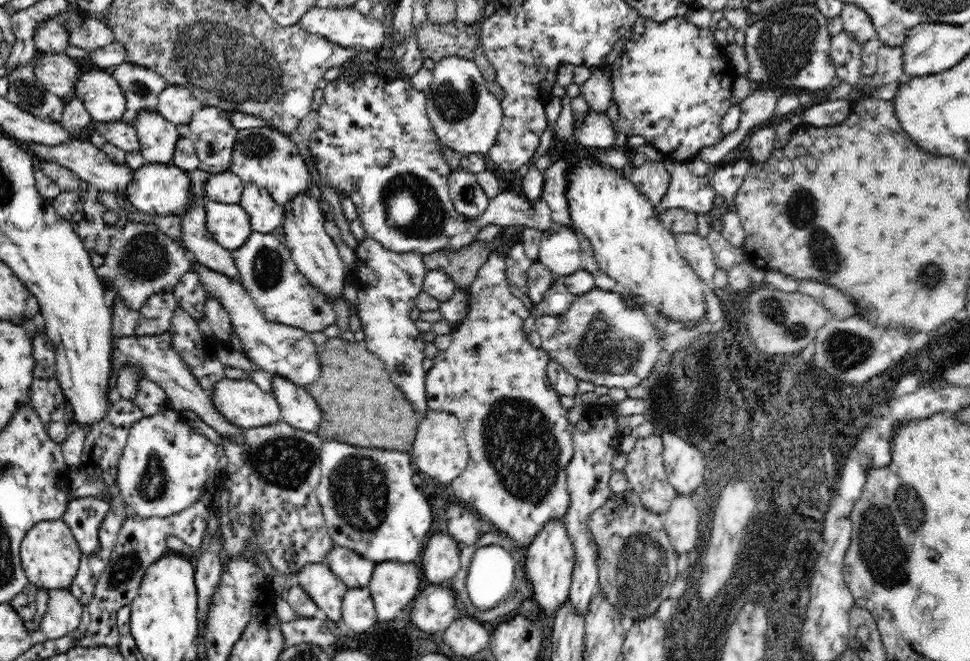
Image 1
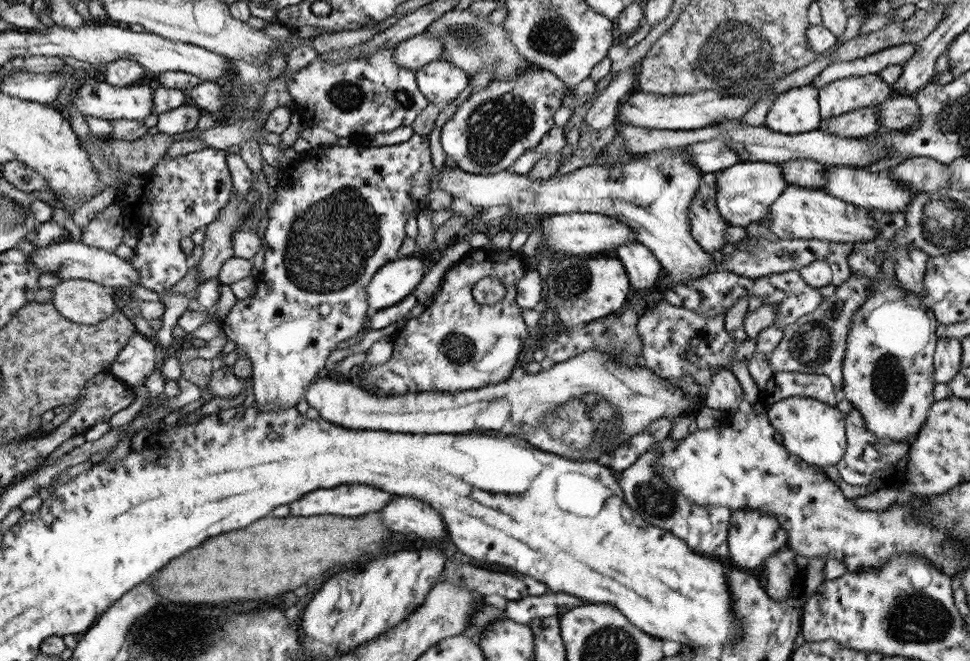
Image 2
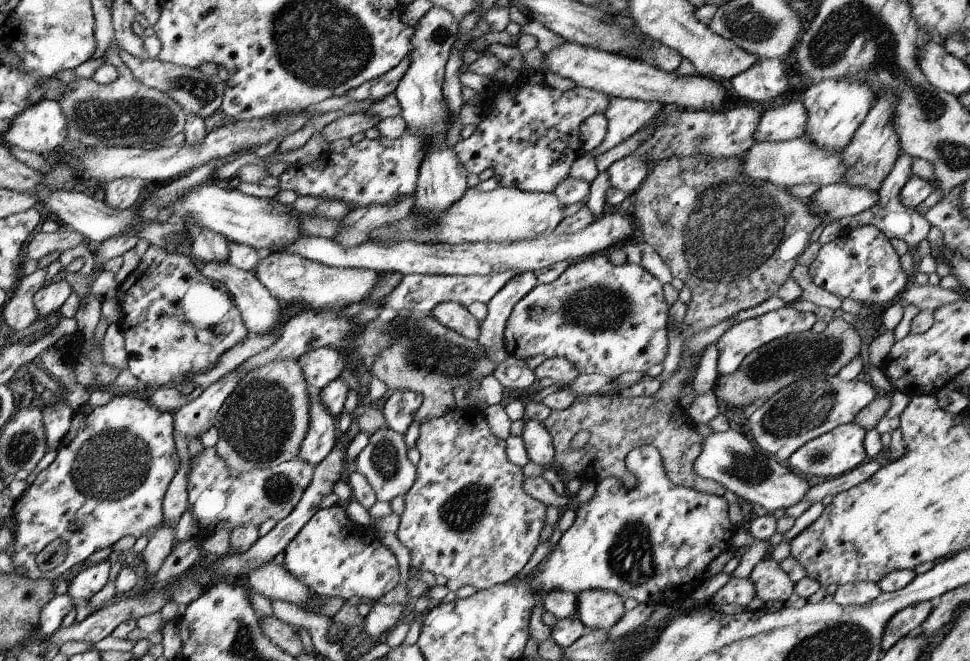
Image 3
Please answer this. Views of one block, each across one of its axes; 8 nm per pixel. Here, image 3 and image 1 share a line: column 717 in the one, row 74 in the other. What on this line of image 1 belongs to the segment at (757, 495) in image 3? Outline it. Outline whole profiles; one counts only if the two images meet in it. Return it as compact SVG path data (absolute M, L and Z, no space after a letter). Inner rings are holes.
M444 56L434 70L434 82L424 90L428 98L428 114L438 138L460 154L488 154L496 144L496 136L502 128L504 110L502 102L488 92L488 82L474 60L462 56Z

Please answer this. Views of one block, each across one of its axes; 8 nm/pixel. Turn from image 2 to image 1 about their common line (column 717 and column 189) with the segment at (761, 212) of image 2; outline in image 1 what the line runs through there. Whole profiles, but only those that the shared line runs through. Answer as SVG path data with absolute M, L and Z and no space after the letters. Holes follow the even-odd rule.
M144 164L134 172L132 184L126 190L128 200L134 208L138 208L144 214L156 214L156 216L182 216L194 206L194 192L192 192L192 174L178 168L176 164Z

